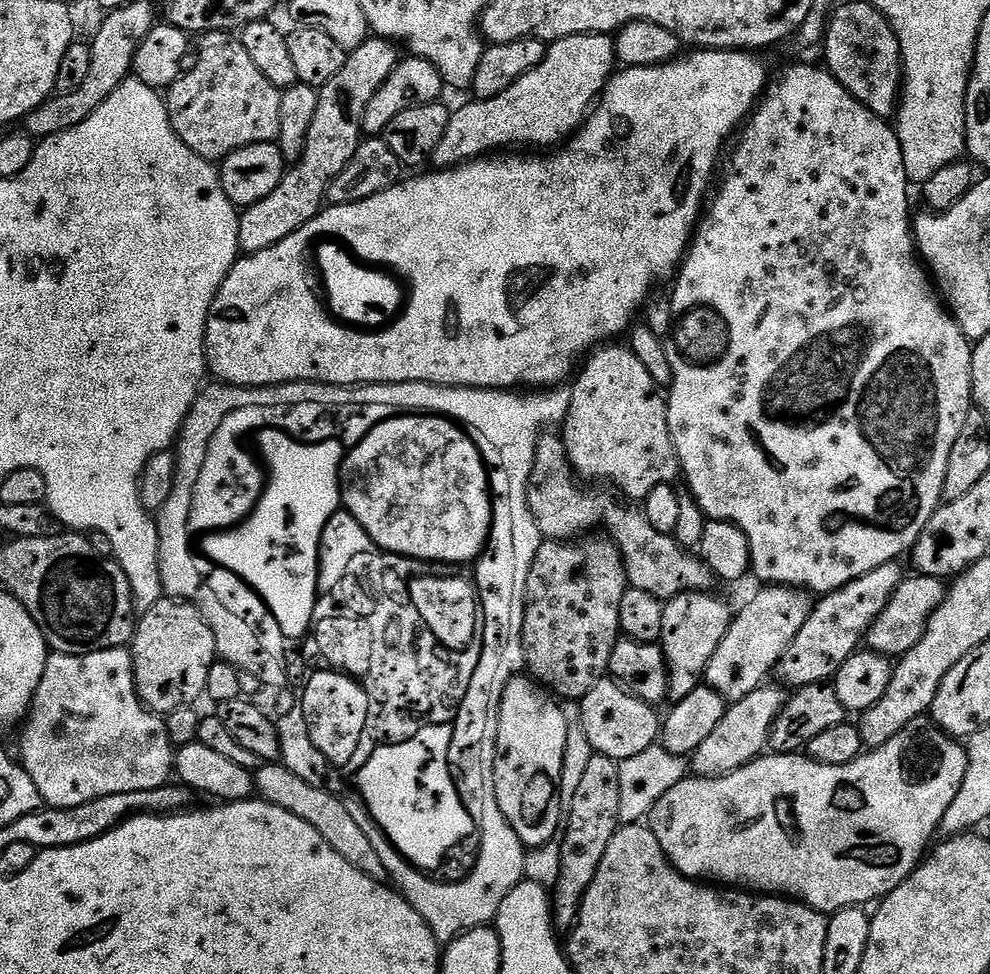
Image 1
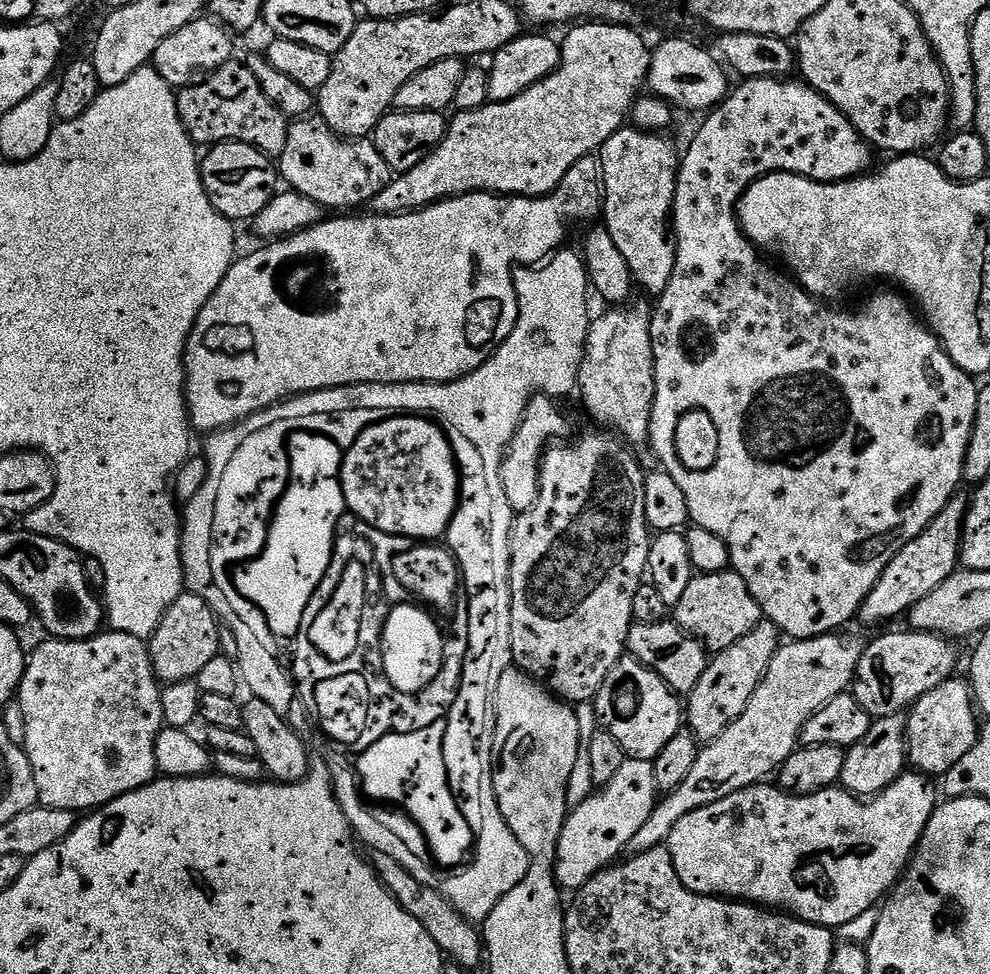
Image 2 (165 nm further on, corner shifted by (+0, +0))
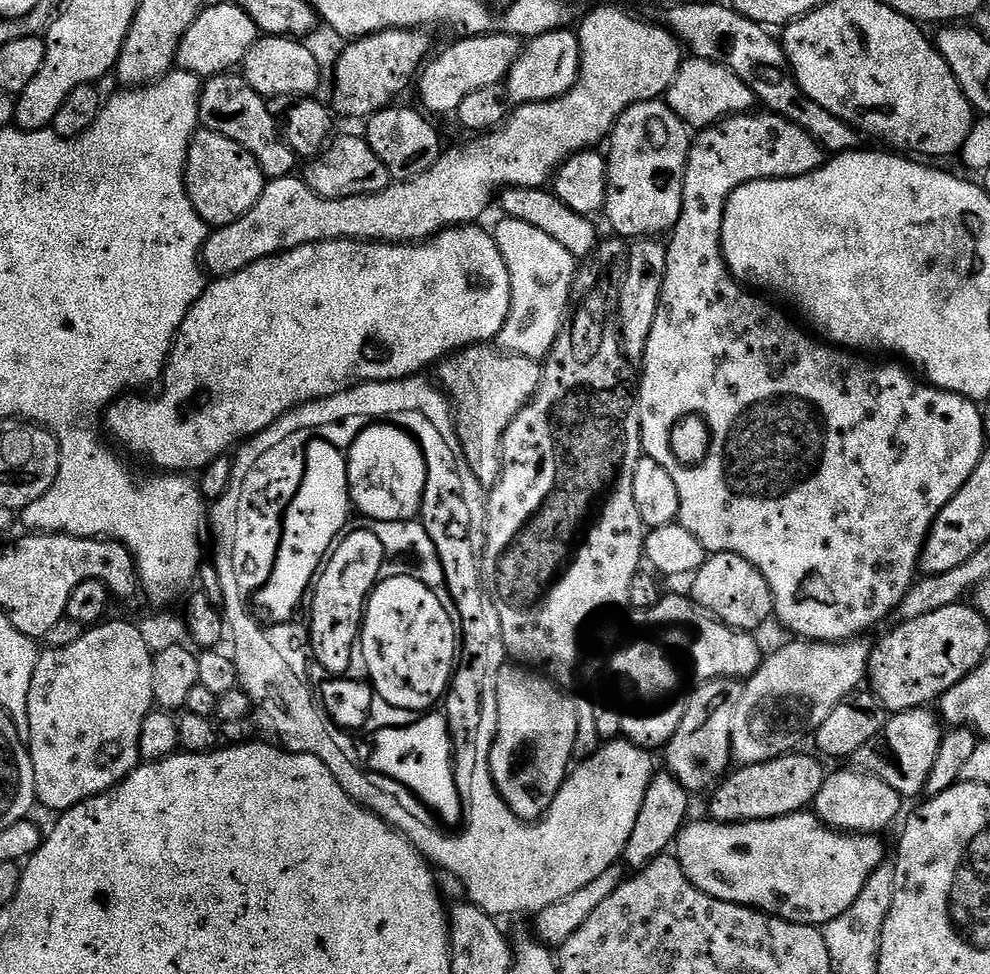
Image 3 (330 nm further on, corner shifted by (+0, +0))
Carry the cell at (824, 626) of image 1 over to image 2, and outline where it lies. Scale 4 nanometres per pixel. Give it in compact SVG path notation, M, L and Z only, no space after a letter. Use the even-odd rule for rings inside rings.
M967 495L953 496L948 505L933 518L930 526L926 530L922 530L922 534L918 534L918 538L914 538L905 548L898 550L898 554L886 566L882 578L878 578L874 590L870 590L870 594L866 594L866 602L862 602L858 613L859 623L884 624L894 616L903 617L915 604L922 602L922 598L926 598L926 594L938 590L938 586L942 586L942 582L946 582L946 578L950 578L953 572L957 571L960 564L960 539L964 534L964 519L968 514L969 503Z

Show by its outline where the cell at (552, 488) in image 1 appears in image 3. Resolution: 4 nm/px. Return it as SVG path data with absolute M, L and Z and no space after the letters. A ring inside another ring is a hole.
M487 343L471 344L469 348L453 352L439 361L439 368L439 387L454 398L454 427L461 449L481 489L490 490L500 481L500 447L504 431L538 390L541 365Z

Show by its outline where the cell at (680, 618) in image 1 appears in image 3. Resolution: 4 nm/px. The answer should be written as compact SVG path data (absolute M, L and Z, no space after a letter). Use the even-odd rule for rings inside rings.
M729 552L709 555L704 565L691 577L690 595L709 616L740 632L755 633L774 616L772 591L762 574L746 558Z

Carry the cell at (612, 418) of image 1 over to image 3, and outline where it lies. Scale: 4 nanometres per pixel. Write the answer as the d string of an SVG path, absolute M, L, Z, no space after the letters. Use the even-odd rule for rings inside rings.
M645 238L631 241L626 252L628 265L624 268L624 281L618 284L618 319L620 322L620 345L629 361L644 359L646 342L650 338L650 326L654 326L654 314L658 314L658 302L662 282L666 278L668 246L663 239Z

